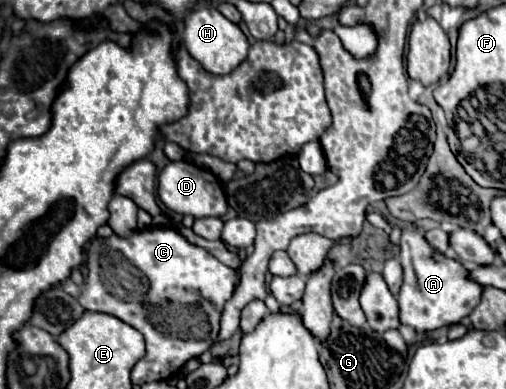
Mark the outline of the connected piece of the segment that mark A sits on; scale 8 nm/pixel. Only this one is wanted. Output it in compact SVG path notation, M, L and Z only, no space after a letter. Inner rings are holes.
M403 228L401 236L401 264L403 264L403 286L397 296L401 310L401 324L415 328L417 332L437 330L461 322L481 300L481 286L467 278L467 268L457 260L443 256L427 244L421 232Z

